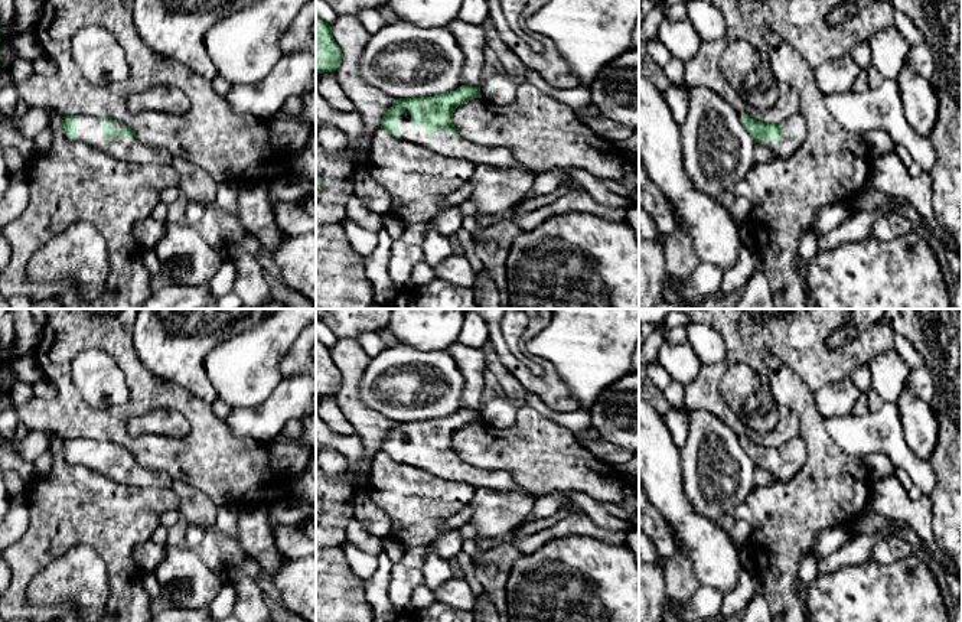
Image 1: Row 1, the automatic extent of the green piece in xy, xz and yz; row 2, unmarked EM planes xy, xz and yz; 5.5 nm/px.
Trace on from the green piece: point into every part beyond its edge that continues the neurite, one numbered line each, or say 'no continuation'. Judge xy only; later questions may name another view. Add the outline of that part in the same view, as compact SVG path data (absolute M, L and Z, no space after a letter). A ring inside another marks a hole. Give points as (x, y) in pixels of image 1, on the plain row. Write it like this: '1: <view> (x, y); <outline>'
1: xy (88, 453); M78 439L76 465L91 468L120 483L134 486L156 486L172 488L173 479L164 472L141 466L134 462L104 462L102 460L102 440Z

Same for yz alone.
1: yz (795, 452); M800 434L785 443L782 453L786 459L785 462L779 465L766 465L764 469L769 470L776 481L786 482L800 472L806 459L806 447Z

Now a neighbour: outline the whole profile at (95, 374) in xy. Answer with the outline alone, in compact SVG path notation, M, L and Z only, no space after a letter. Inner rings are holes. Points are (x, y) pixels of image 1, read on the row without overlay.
M84 349L74 358L72 381L92 408L124 406L131 398L124 374L114 358L101 349Z

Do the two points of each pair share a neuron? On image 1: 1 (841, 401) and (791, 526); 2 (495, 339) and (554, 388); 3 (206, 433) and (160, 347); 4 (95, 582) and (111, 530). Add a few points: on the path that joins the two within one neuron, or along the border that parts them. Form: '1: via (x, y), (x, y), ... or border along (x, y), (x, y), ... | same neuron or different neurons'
1: border along (814, 391), (814, 406), (822, 419) | different neurons
2: via (506, 357), (515, 370), (537, 386) | same neuron
3: border along (150, 371), (185, 387), (209, 404) | different neurons
4: border along (72, 546), (90, 546), (103, 560), (110, 593) | different neurons

